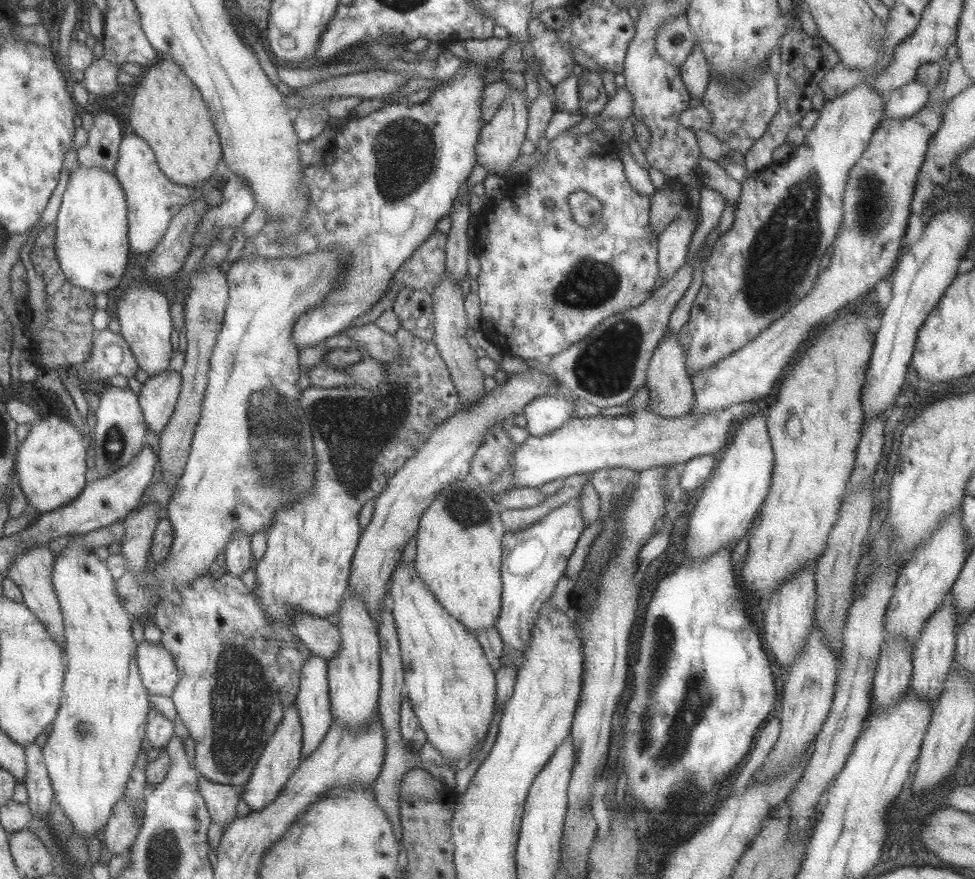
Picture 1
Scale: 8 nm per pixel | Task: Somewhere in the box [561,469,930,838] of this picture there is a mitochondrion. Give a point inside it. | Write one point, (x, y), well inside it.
(665, 750)

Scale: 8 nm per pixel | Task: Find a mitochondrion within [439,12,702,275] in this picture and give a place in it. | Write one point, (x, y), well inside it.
(676, 40)

